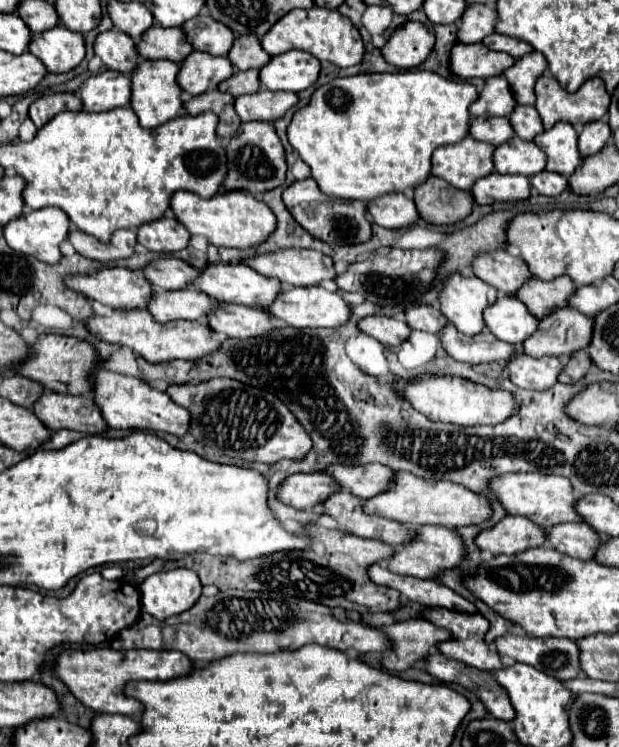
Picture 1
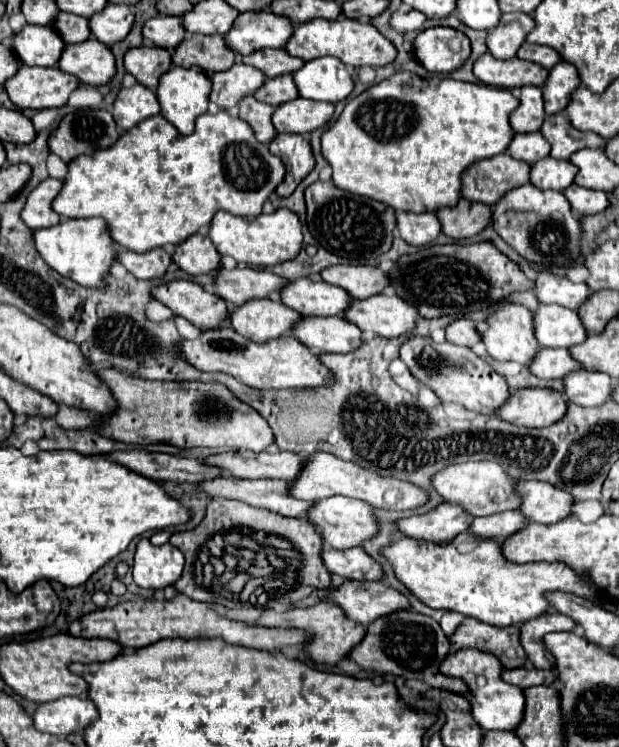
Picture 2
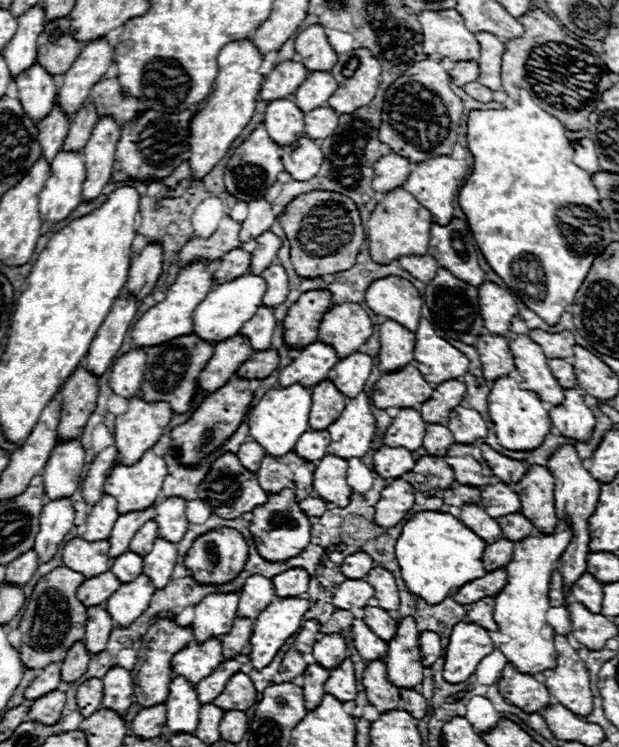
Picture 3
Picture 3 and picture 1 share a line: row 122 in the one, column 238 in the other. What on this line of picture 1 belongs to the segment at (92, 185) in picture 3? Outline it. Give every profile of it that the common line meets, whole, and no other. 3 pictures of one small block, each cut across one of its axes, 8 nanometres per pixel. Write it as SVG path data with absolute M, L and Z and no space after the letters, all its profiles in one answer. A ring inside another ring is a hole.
M258 90L254 94L238 96L234 100L234 108L242 122L252 122L252 120L274 122L282 118L284 112L292 108L296 102L298 102L298 96L294 92Z

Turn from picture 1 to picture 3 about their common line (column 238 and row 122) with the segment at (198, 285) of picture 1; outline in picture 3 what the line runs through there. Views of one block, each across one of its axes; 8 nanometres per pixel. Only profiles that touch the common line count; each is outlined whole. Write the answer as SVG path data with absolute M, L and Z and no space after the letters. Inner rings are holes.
M288 98L274 100L266 108L264 128L276 144L294 144L298 136L304 136L304 112Z

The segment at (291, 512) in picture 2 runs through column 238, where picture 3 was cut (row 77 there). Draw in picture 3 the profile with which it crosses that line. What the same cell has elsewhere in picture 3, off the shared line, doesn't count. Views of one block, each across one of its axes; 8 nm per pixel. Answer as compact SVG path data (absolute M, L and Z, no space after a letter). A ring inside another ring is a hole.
M478 32L476 38L480 42L480 60L478 60L480 76L478 76L478 82L490 90L500 90L502 88L500 68L502 68L504 44L488 32Z

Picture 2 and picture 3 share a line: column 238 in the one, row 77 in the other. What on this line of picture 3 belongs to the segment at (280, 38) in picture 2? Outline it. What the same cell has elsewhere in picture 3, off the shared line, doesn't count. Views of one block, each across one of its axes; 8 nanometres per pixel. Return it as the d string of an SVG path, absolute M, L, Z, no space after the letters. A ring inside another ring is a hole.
M32 64L28 70L18 74L14 78L18 86L18 98L22 100L22 106L34 120L40 120L50 112L50 104L54 102L56 96L56 80L52 74L46 72L40 64Z

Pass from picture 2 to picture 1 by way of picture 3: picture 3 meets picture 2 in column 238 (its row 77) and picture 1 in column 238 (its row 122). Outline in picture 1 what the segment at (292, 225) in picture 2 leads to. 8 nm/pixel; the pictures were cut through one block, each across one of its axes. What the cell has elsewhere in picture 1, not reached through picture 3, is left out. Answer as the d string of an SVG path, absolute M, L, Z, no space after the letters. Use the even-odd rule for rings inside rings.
M184 190L174 192L170 198L170 208L176 214L176 220L190 232L204 236L214 246L226 246L226 248L252 248L264 242L274 226L276 216L272 210L254 196L234 190L234 192L220 192L214 198L198 198L198 194L190 194Z

